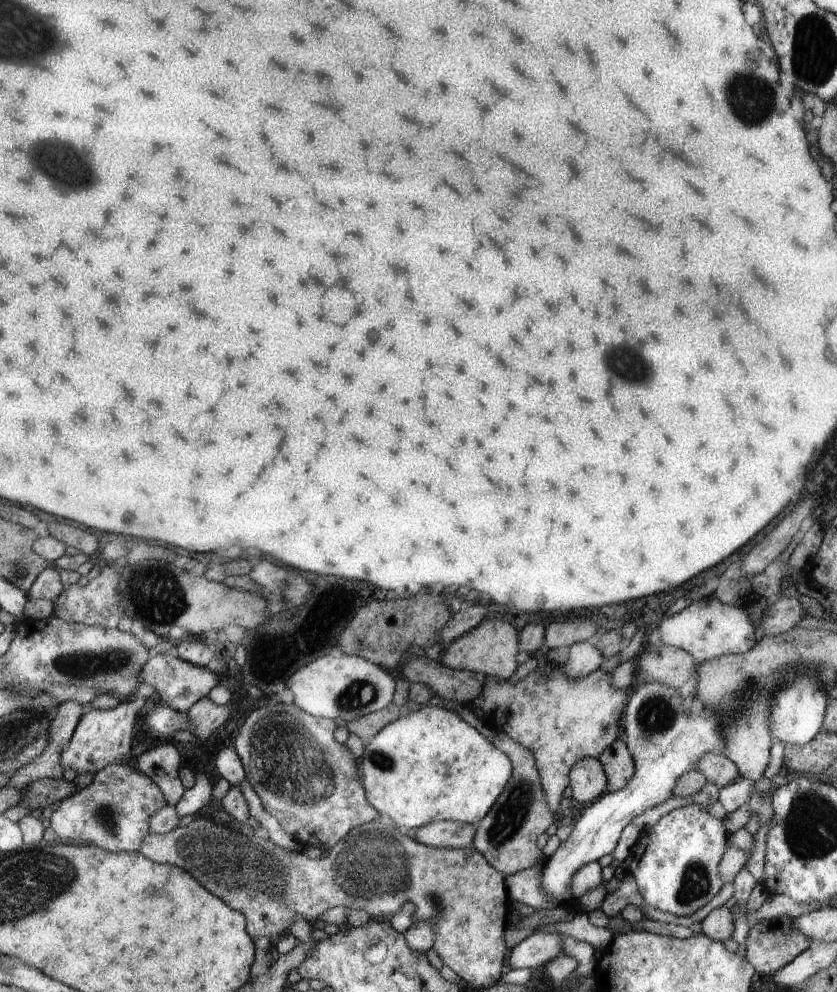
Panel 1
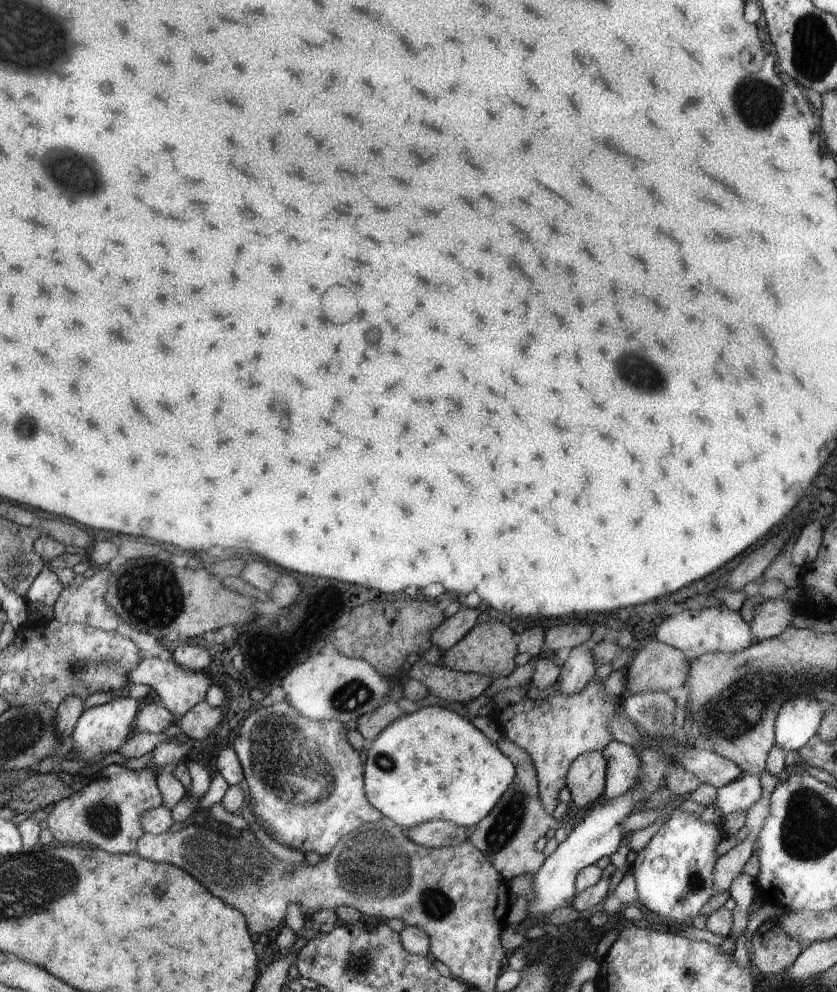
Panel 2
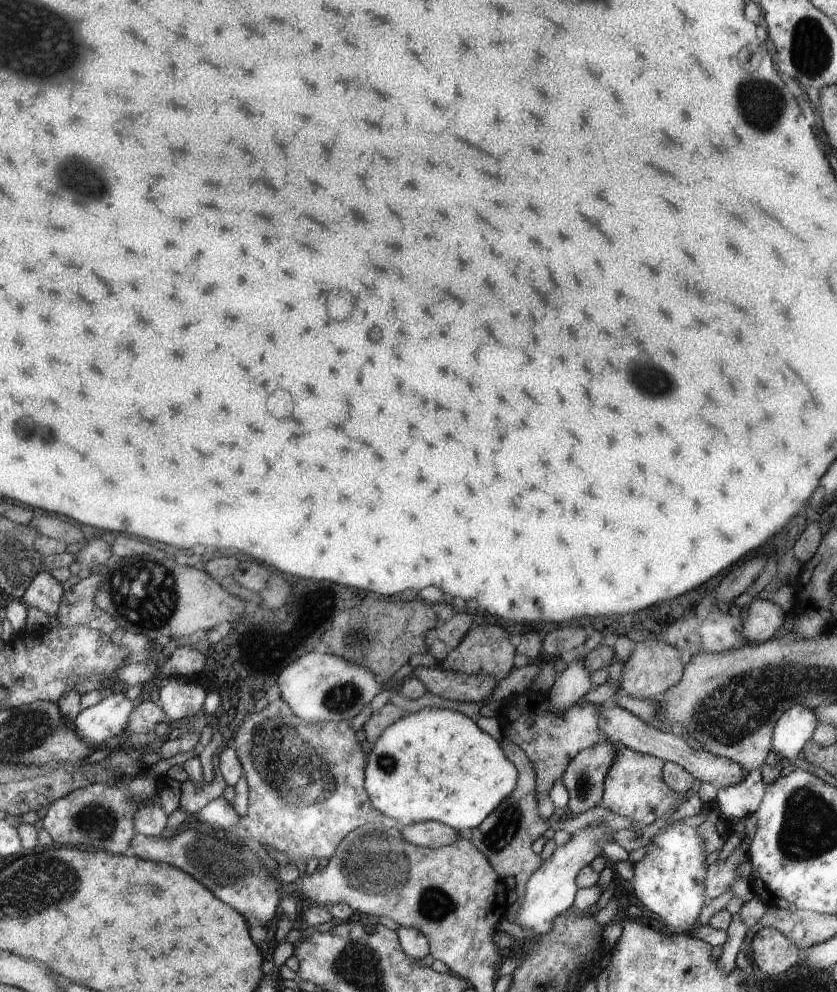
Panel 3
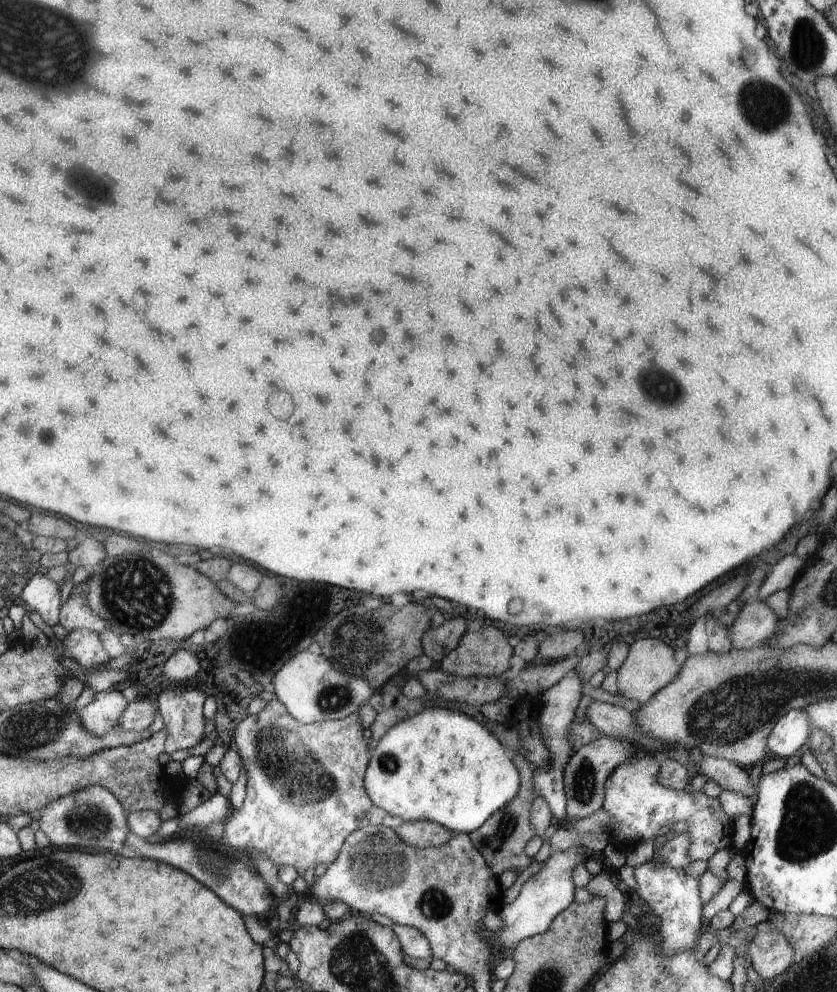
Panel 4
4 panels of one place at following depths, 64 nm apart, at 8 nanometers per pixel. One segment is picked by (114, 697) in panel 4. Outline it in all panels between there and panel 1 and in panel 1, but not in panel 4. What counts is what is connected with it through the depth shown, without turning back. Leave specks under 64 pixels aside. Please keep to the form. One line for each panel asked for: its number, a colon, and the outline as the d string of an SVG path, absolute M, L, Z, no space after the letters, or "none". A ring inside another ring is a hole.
1: M121 700L115 708L109 710L91 710L87 708L85 714L79 718L71 740L61 750L61 766L63 768L75 768L77 774L81 772L99 772L107 764L119 764L125 766L125 762L131 758L129 748L133 746L133 728L137 724L137 714L143 706L143 700Z
2: M113 694L111 700L103 706L93 706L89 710L83 710L81 716L75 722L73 734L69 738L69 744L75 746L75 750L79 750L79 756L75 756L75 760L95 760L101 762L101 758L109 752L115 752L115 748L119 744L123 744L125 740L129 740L131 730L133 730L133 718L139 712L139 702L127 698L127 694Z
3: M121 688L107 690L107 696L101 698L95 706L85 708L75 720L73 726L79 732L79 738L91 744L101 744L109 736L117 736L125 730L127 718L135 702L123 696Z

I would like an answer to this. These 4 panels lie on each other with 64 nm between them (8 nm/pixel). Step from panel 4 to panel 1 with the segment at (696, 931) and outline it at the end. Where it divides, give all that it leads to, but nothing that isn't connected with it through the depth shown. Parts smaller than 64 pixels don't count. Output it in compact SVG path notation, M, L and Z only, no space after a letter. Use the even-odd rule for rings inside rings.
M689 804L665 814L651 830L639 834L641 840L631 846L635 854L629 874L637 882L643 902L659 912L687 918L705 906L723 886L719 878L719 862L727 850L727 832L721 820L715 820L699 804Z

